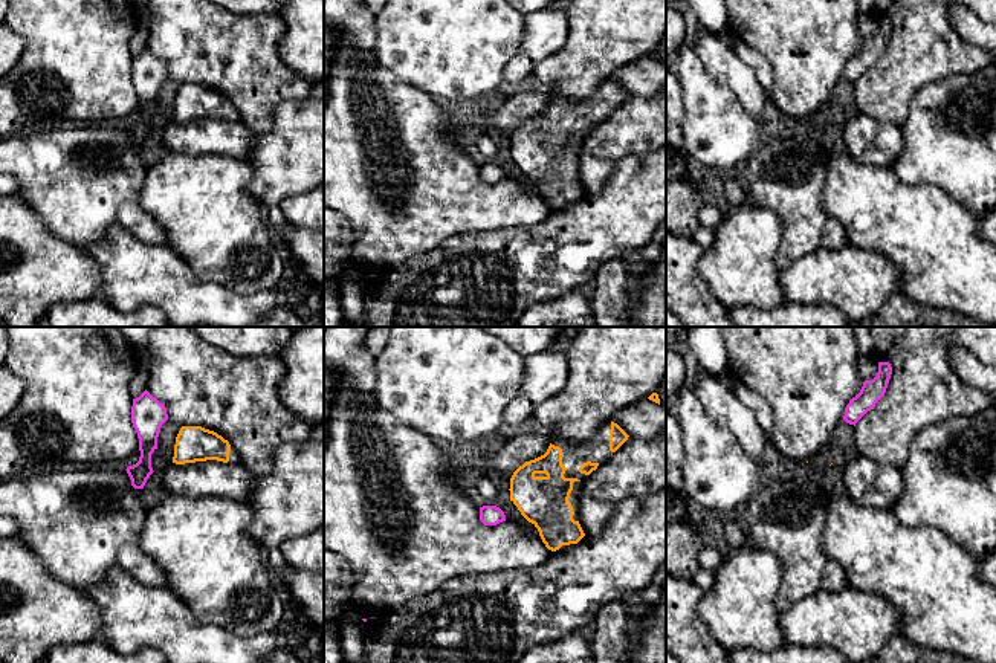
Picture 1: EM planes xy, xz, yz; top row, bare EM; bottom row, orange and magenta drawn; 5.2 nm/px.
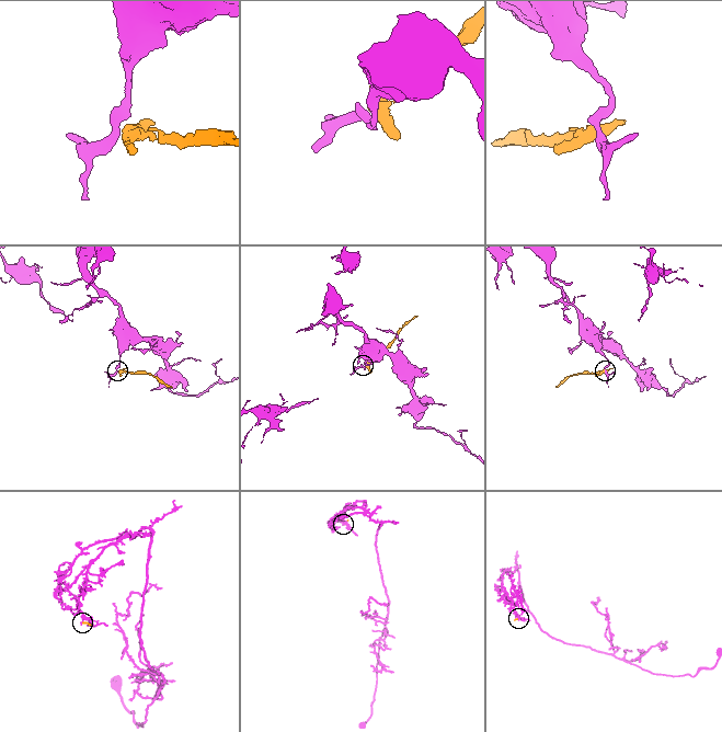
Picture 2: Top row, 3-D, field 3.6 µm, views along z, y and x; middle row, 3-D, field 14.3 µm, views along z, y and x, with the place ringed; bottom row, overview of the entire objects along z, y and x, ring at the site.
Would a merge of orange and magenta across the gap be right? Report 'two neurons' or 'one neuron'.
two neurons

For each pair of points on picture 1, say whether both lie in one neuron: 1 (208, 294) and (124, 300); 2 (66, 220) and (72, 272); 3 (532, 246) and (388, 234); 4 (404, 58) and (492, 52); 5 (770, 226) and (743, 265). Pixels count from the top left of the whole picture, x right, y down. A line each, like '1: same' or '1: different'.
1: same
2: different
3: different
4: same
5: same

